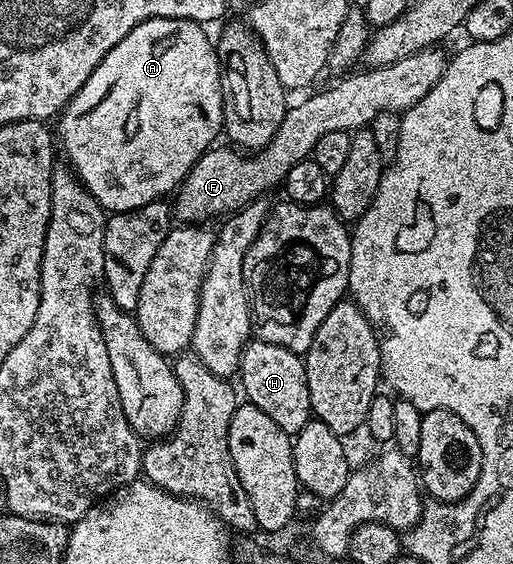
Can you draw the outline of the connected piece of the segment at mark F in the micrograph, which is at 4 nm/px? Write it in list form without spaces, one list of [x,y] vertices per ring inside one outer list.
[[[440,47],[423,49],[414,55],[406,55],[406,59],[398,59],[398,63],[377,69],[365,68],[364,73],[352,71],[341,76],[325,93],[316,93],[289,107],[282,125],[274,131],[274,139],[270,139],[264,149],[249,153],[232,147],[206,150],[178,186],[176,205],[174,201],[175,220],[180,223],[204,223],[209,220],[207,217],[215,213],[234,213],[256,197],[267,194],[271,185],[279,186],[294,163],[309,160],[314,143],[318,143],[322,135],[327,135],[329,131],[351,134],[355,130],[369,128],[382,112],[400,115],[414,107],[414,103],[418,103],[418,99],[422,99],[422,95],[426,95],[438,79],[442,79],[449,63],[442,50]]]

